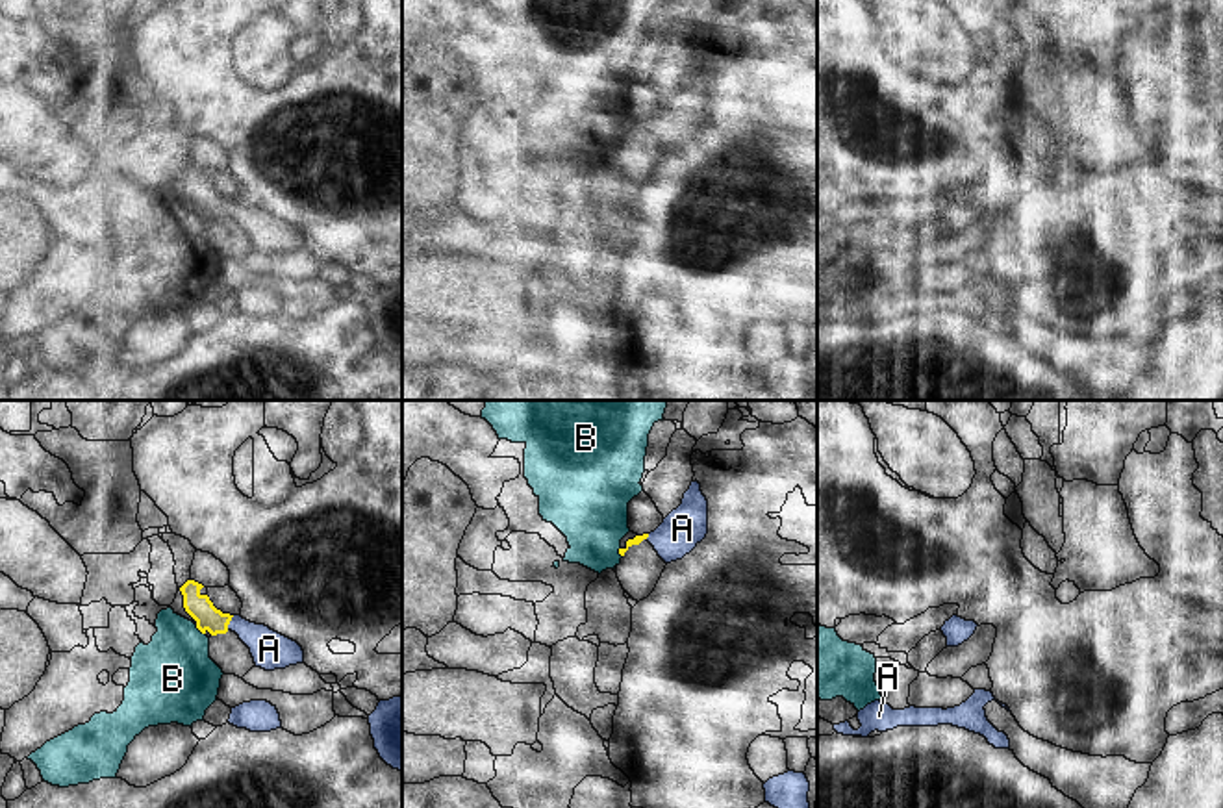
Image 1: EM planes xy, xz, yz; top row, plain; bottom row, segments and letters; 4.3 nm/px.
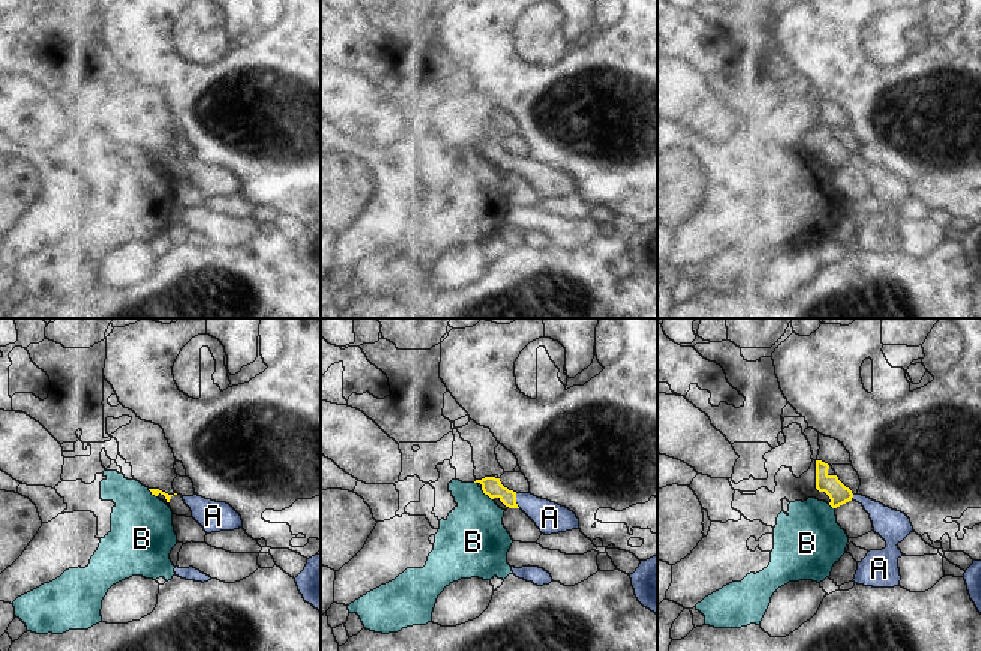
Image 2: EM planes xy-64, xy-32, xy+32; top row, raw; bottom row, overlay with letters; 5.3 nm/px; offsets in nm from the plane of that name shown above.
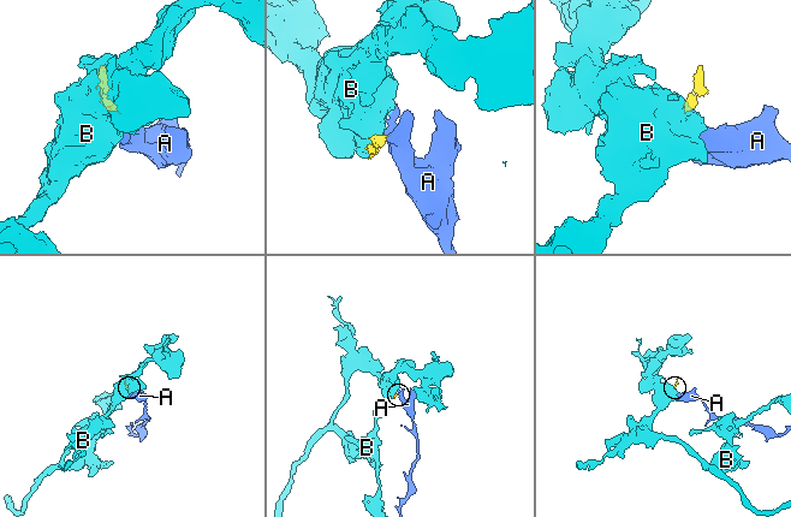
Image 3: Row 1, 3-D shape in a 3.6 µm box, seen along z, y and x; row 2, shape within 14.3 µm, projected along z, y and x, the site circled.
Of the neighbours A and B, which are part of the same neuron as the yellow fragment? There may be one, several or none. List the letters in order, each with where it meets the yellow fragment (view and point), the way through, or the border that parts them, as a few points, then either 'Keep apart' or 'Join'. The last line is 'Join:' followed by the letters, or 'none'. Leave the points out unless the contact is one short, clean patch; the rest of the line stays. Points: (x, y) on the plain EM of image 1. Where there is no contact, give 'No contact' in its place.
A: Touches yellow at xy (228, 208). Path across: xy (199, 191), (214, 206), (228, 208), (239, 210), (269, 234). Join
B: Touches yellow at xy (201, 215). Boundary: xy (195, 210), (204, 219). Keep apart
Join: A.

